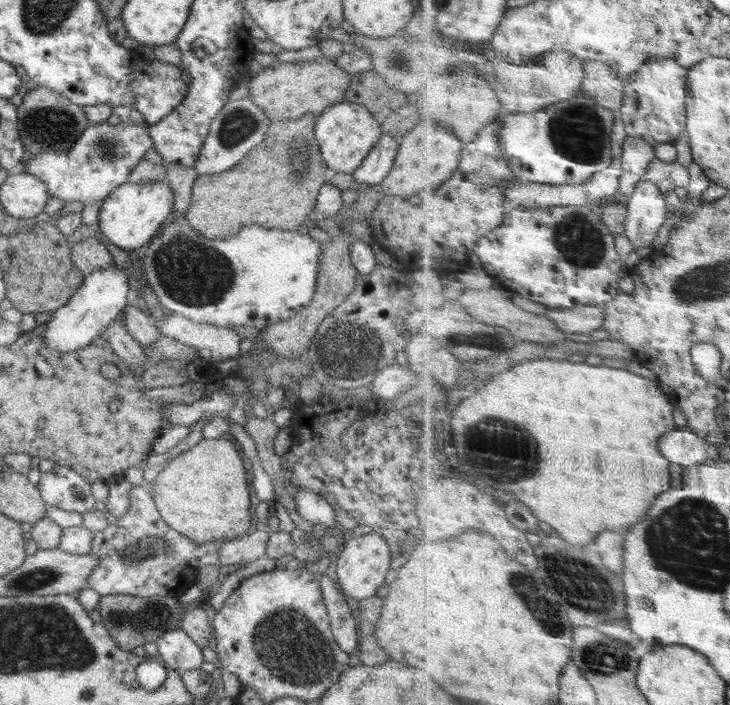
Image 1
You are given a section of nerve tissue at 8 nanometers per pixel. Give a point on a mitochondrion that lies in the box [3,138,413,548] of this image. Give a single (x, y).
(175, 261)

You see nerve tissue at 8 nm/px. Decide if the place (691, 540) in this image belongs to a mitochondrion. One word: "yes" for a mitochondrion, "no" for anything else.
yes

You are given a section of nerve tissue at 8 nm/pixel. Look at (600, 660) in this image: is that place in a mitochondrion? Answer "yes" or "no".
yes

